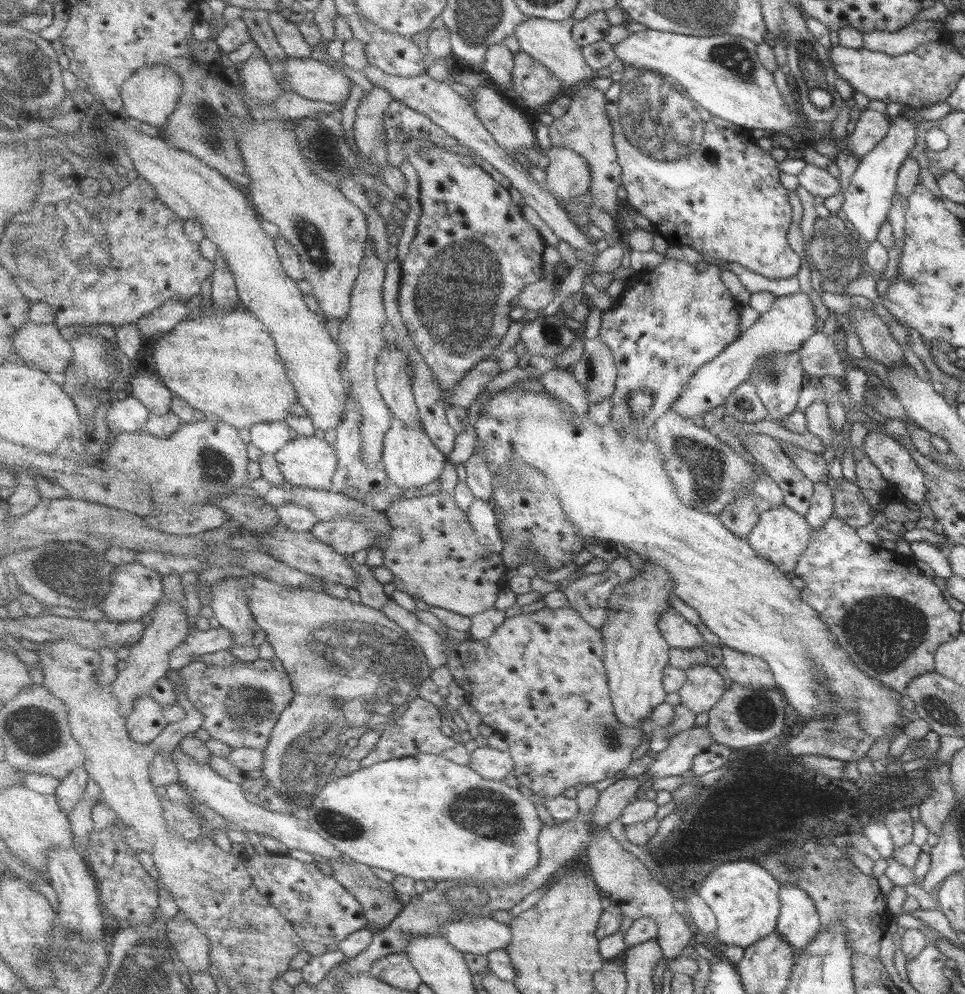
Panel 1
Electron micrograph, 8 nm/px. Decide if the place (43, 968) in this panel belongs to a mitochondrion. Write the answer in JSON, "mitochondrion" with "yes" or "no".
{"mitochondrion":"yes"}

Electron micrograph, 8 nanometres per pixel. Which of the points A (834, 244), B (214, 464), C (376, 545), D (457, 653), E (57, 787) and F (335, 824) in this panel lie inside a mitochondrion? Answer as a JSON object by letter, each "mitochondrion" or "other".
{"A":"mitochondrion","B":"mitochondrion","C":"other","D":"other","E":"other","F":"mitochondrion"}

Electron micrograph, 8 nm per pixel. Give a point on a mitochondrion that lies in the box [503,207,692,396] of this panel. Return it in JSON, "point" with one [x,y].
{"point":[590,374]}

